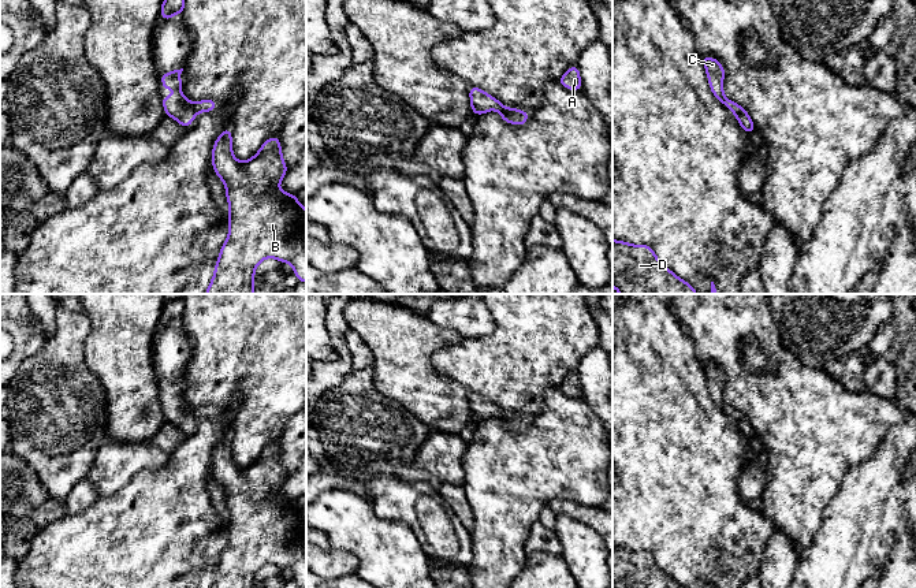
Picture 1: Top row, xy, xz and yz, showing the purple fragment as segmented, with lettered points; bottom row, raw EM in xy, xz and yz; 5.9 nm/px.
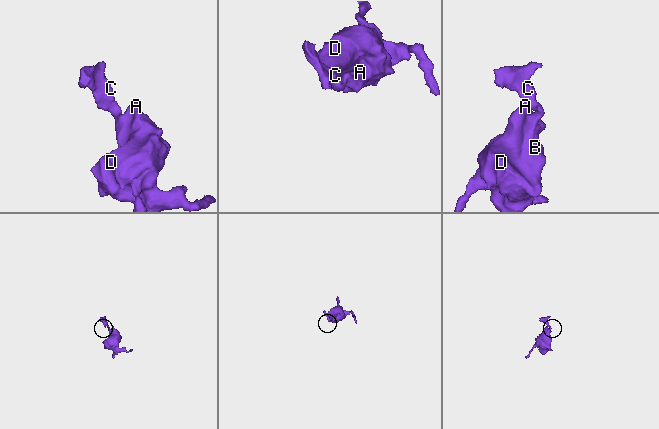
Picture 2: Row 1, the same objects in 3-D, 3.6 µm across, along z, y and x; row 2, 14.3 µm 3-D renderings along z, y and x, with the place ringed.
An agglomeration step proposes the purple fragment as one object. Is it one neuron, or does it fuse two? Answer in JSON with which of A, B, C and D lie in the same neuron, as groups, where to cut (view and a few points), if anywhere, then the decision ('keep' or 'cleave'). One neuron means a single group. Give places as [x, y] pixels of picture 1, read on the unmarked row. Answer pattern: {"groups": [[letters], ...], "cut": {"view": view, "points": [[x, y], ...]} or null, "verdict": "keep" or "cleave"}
{"groups": [["A", "B", "C", "D"]], "cut": null, "verdict": "keep"}

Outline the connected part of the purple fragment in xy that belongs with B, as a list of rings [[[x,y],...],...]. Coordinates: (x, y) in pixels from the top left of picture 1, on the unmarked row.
[[[227,433],[212,454],[212,472],[226,492],[230,522],[228,543],[220,554],[211,588],[253,588],[256,573],[269,563],[290,569],[298,587],[306,588],[306,516],[295,500],[278,495],[288,476],[279,443],[268,444],[250,466],[239,468],[234,464],[232,442]]]

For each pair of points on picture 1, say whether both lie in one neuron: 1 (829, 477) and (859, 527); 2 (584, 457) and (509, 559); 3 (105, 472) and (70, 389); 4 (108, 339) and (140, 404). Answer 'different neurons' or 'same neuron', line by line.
1: different neurons
2: same neuron
3: different neurons
4: same neuron

